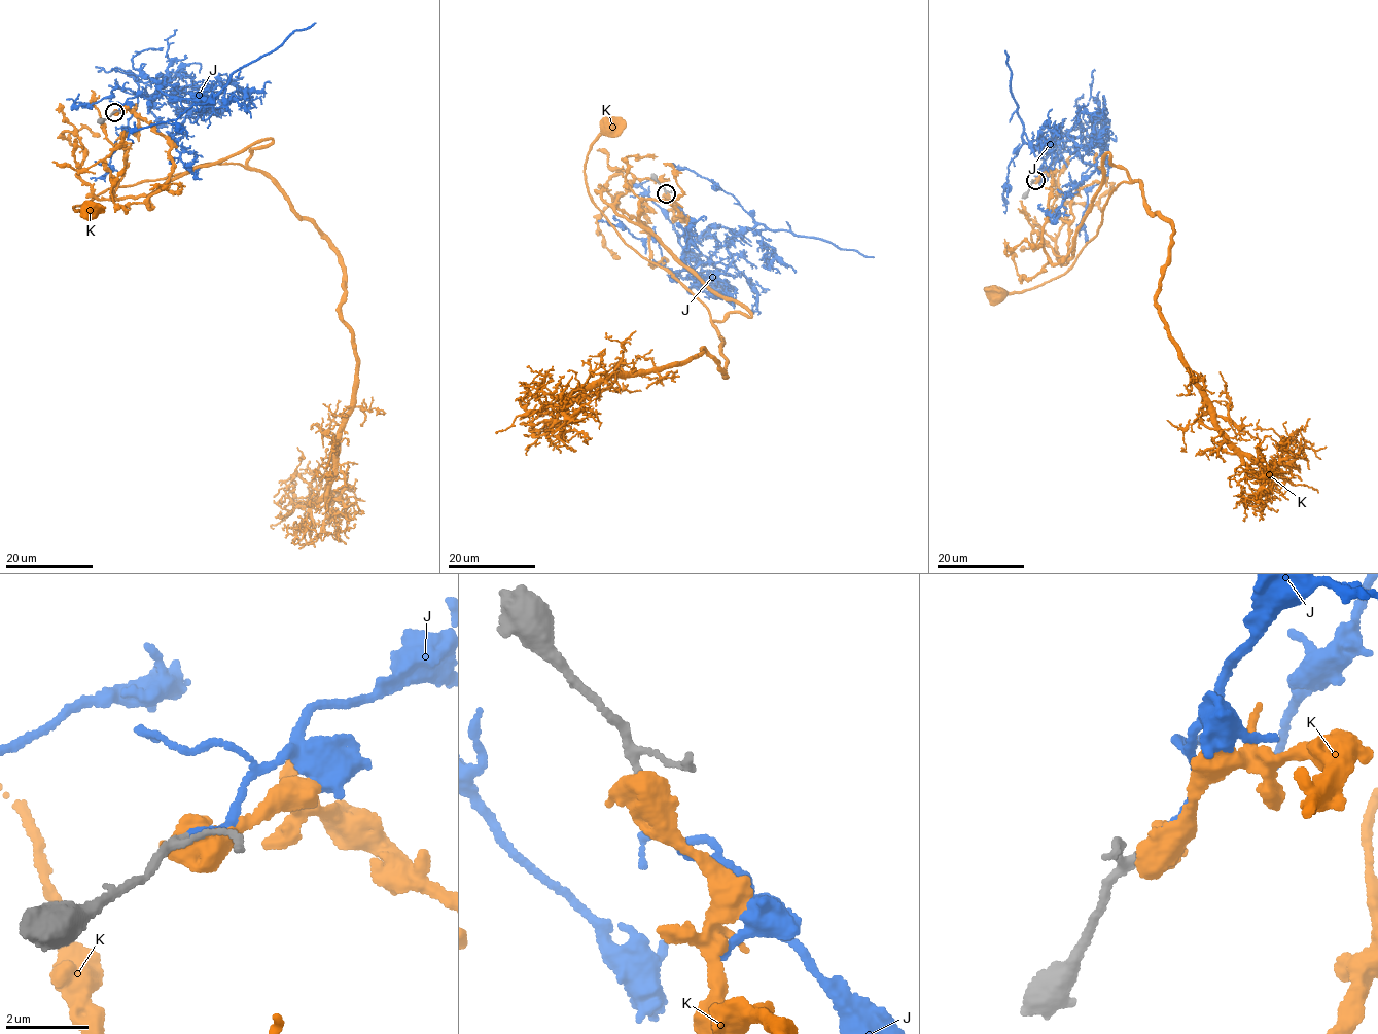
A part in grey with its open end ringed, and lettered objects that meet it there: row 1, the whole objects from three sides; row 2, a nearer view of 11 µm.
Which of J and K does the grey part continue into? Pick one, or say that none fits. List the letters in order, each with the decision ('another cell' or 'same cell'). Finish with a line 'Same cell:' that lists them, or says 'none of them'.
J: same cell
K: another cell
Same cell: J

